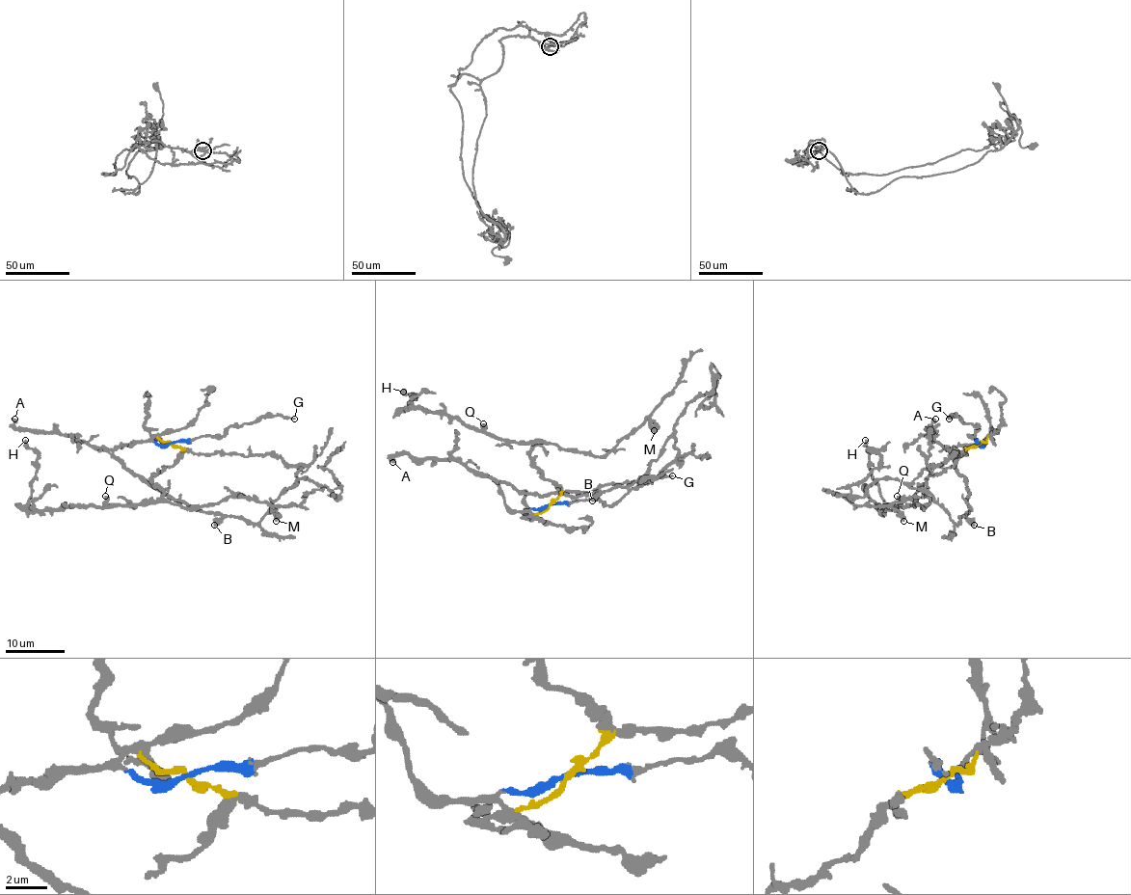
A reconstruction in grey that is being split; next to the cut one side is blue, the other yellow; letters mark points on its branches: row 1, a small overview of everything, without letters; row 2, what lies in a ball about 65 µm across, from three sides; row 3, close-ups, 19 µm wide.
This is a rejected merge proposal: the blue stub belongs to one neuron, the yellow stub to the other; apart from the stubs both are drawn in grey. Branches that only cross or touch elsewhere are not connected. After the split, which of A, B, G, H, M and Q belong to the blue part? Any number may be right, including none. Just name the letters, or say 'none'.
A, B, G

